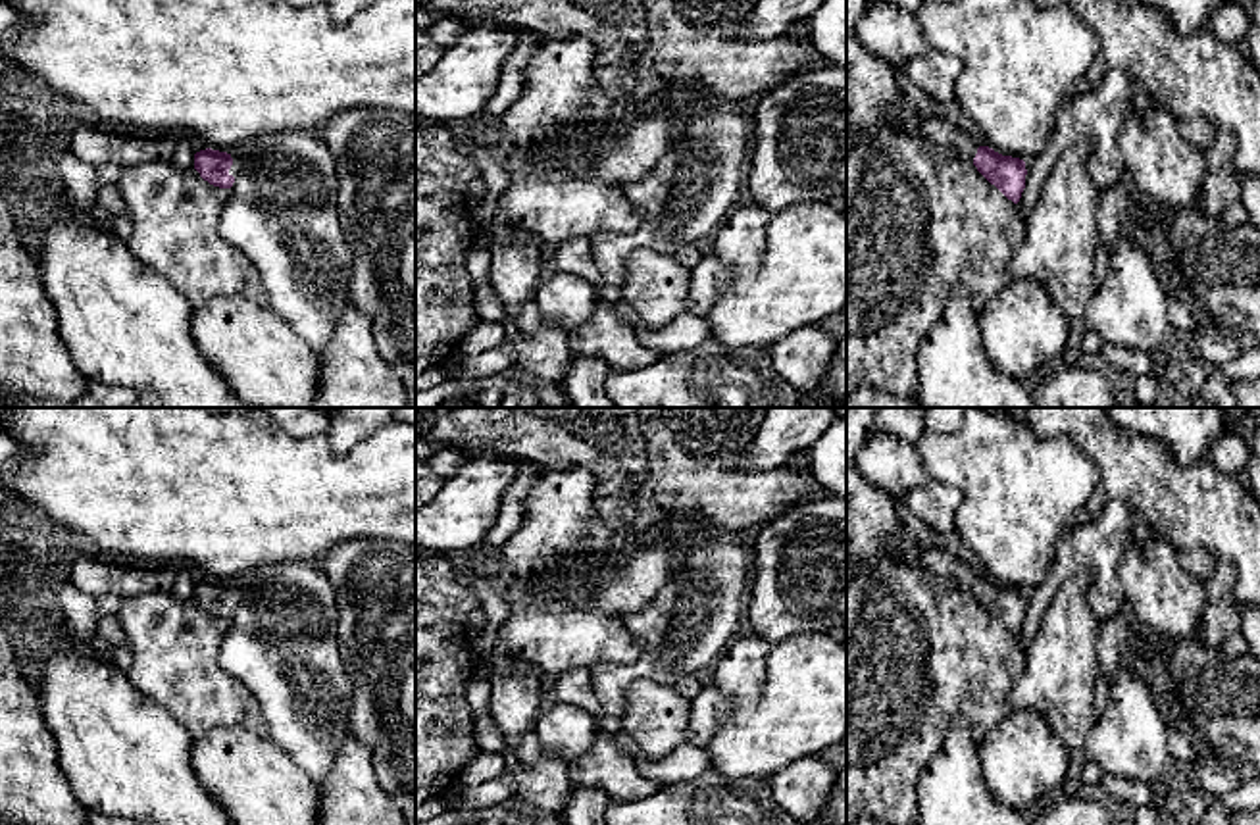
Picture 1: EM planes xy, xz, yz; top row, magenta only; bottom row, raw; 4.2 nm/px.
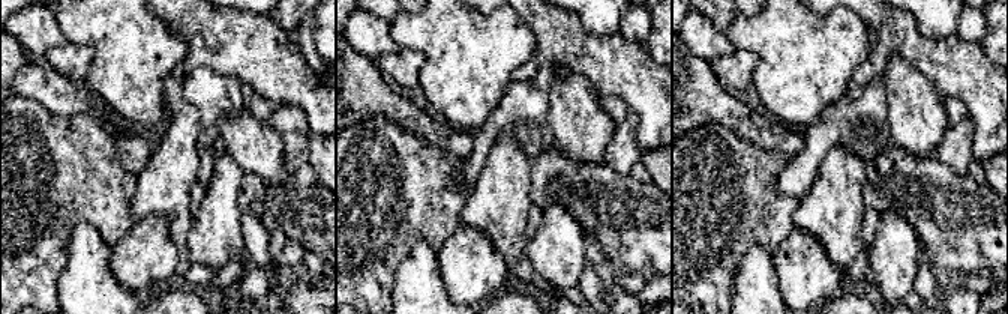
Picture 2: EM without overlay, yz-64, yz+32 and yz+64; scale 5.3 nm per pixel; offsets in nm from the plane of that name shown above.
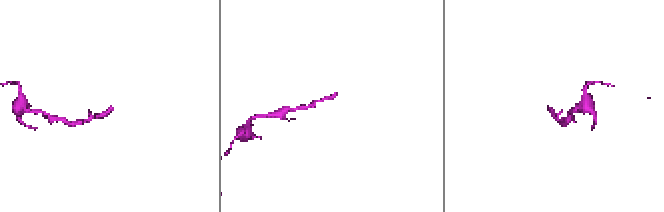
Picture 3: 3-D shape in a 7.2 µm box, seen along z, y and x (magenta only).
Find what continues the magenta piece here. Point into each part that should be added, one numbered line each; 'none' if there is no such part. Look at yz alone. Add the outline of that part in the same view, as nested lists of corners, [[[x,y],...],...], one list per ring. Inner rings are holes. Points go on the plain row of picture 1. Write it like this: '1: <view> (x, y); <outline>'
1: yz (874, 529); [[[854,463],[846,465],[846,583],[879,556],[906,562],[908,552],[920,556],[918,571],[954,579],[960,590],[973,594],[979,575],[960,562],[950,546],[920,542],[898,519],[895,500],[871,487]]]

